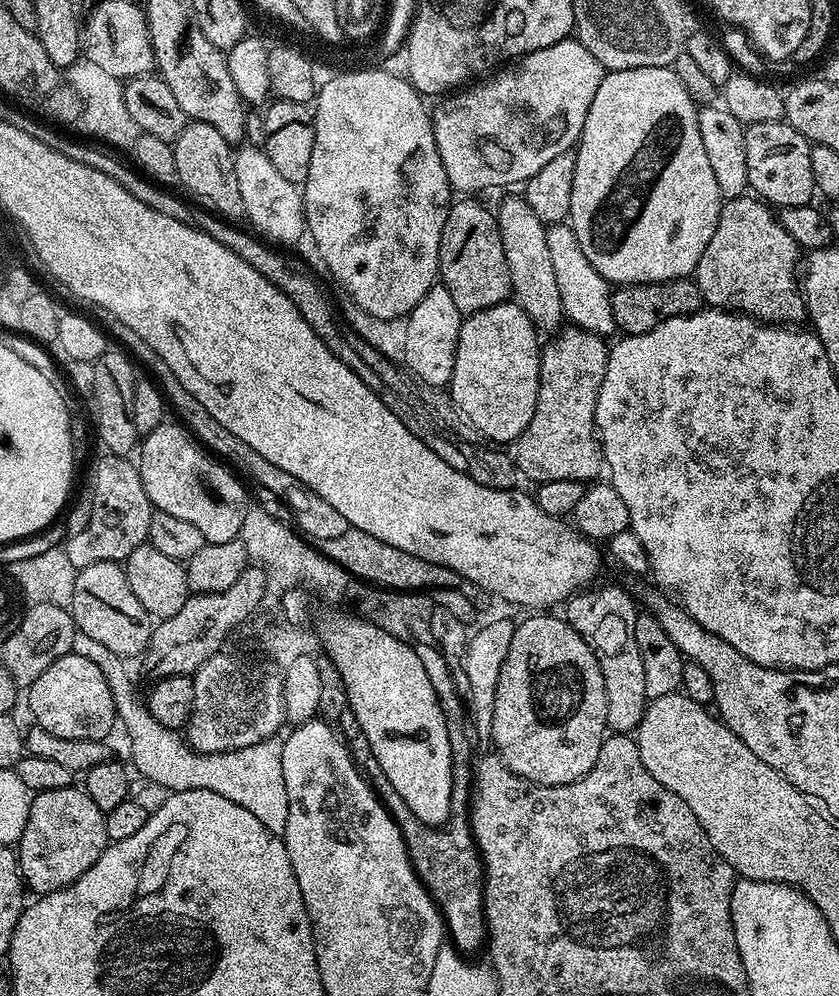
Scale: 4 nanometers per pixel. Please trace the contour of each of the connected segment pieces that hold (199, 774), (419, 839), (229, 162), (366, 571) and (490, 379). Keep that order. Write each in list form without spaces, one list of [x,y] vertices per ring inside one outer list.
[[[77,632],[72,643],[72,652],[82,658],[90,658],[102,670],[102,678],[106,678],[106,686],[110,686],[110,694],[116,703],[116,714],[119,723],[128,731],[128,748],[132,751],[131,767],[141,772],[148,780],[168,788],[169,793],[182,790],[214,790],[214,794],[222,794],[222,798],[230,798],[230,802],[238,802],[266,826],[275,836],[283,837],[286,830],[286,814],[290,814],[290,802],[286,798],[286,778],[282,778],[282,746],[283,739],[279,735],[266,738],[262,742],[254,742],[254,746],[242,746],[242,750],[229,752],[194,752],[187,743],[182,742],[179,731],[159,724],[143,703],[136,701],[136,688],[132,685],[132,676],[128,673],[125,657],[113,654],[106,646],[101,646],[95,638],[86,638],[86,634]]]
[[[435,643],[415,645],[418,659],[422,661],[426,675],[430,677],[430,686],[434,686],[434,694],[440,703],[444,721],[448,723],[452,755],[459,760],[454,768],[452,813],[448,816],[446,830],[429,830],[408,807],[402,808],[406,806],[406,802],[392,804],[388,808],[394,808],[394,814],[391,817],[400,827],[400,833],[404,835],[404,844],[408,847],[408,858],[412,862],[412,869],[415,870],[417,878],[424,883],[424,888],[436,907],[440,909],[440,918],[444,922],[451,947],[461,954],[469,954],[468,952],[476,952],[479,948],[481,951],[486,944],[484,865],[480,859],[480,849],[476,847],[476,842],[472,839],[470,823],[470,797],[474,788],[472,765],[474,755],[472,756],[472,744],[464,733],[464,724],[460,721],[460,714],[465,713],[466,704],[458,691],[457,677],[456,680],[452,677],[447,658],[436,647]]]
[[[188,120],[182,134],[172,144],[174,150],[174,166],[178,166],[177,181],[193,196],[199,207],[205,208],[213,216],[222,216],[225,220],[240,222],[245,219],[242,206],[242,193],[238,190],[238,174],[234,174],[236,157],[233,149],[214,130],[214,126],[206,126],[206,122]]]
[[[350,527],[337,540],[324,542],[322,552],[338,566],[346,569],[352,578],[374,584],[377,588],[390,588],[394,592],[424,594],[437,588],[456,590],[461,584],[460,576],[454,574],[454,570],[431,564],[422,558],[414,558],[414,554],[406,554],[406,550],[398,550],[398,546],[386,546],[386,542],[378,542],[374,534],[366,534],[354,527]]]
[[[515,302],[495,304],[486,310],[478,310],[463,317],[454,354],[454,374],[450,393],[477,426],[483,439],[493,445],[508,446],[519,440],[526,426],[530,426],[530,418],[534,418],[538,402],[542,351],[541,341],[536,341],[536,336],[538,337],[536,325]]]

